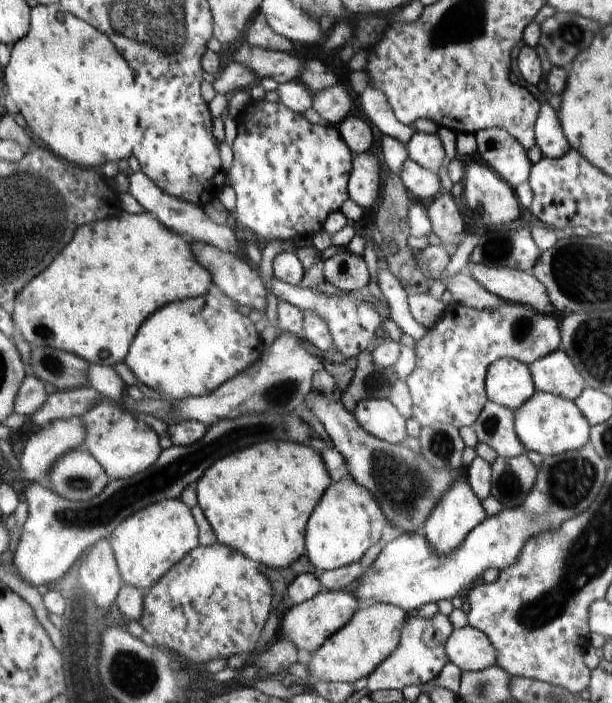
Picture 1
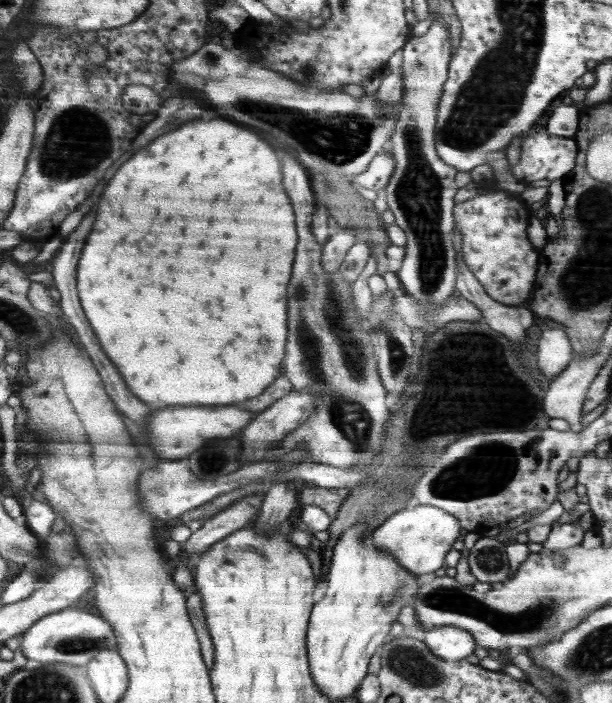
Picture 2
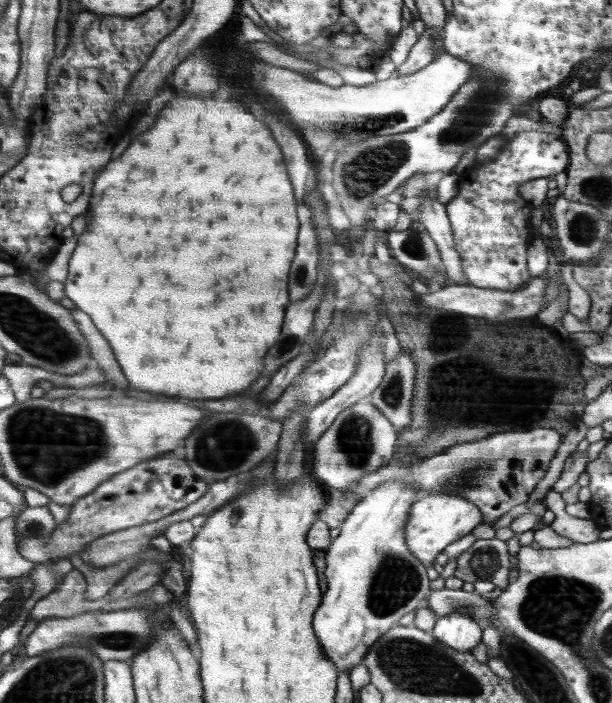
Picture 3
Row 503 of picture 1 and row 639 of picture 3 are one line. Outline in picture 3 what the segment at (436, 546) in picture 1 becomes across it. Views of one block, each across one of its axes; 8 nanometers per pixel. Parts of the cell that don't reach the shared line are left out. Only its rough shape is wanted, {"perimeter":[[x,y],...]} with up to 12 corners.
{"perimeter":[[462,611],[437,617],[431,633],[459,651],[483,641]]}

